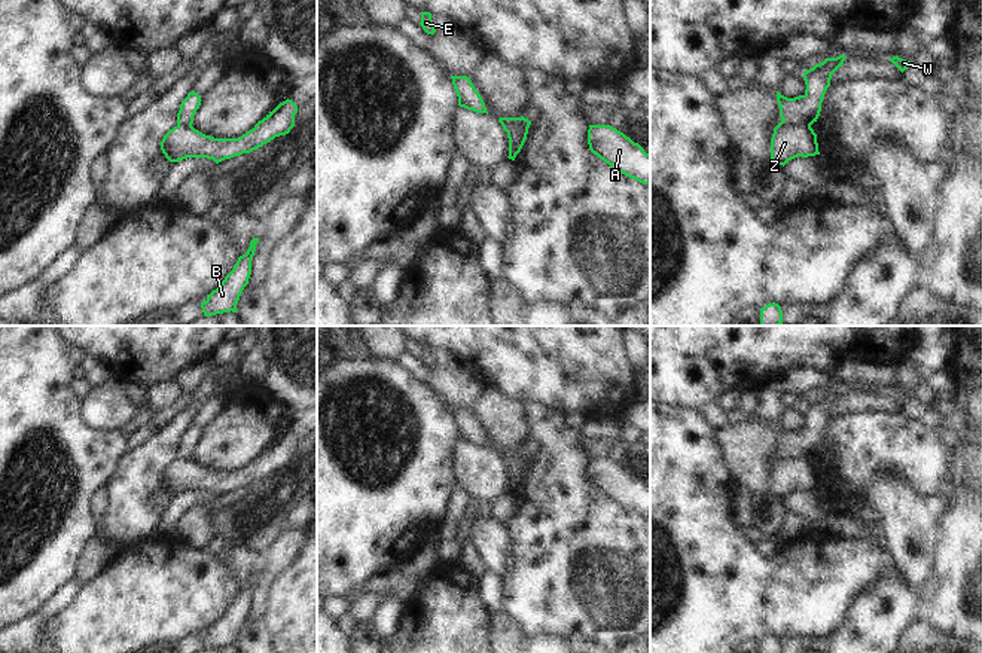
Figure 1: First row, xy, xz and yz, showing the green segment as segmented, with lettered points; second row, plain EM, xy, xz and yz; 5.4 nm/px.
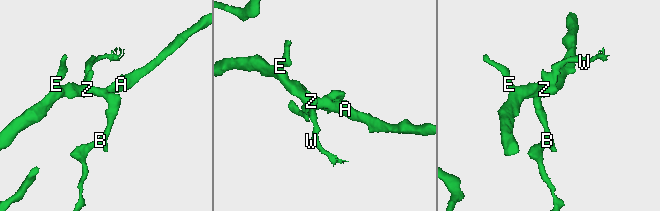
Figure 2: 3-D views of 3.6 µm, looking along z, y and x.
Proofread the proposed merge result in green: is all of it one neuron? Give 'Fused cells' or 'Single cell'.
Fused cells.

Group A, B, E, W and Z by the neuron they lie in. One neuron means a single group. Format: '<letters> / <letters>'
A B E Z / W

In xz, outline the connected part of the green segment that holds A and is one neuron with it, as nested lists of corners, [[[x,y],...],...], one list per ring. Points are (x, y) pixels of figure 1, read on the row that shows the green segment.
[[[589,125],[589,150],[606,164],[643,184],[650,184],[650,155],[610,125]]]

